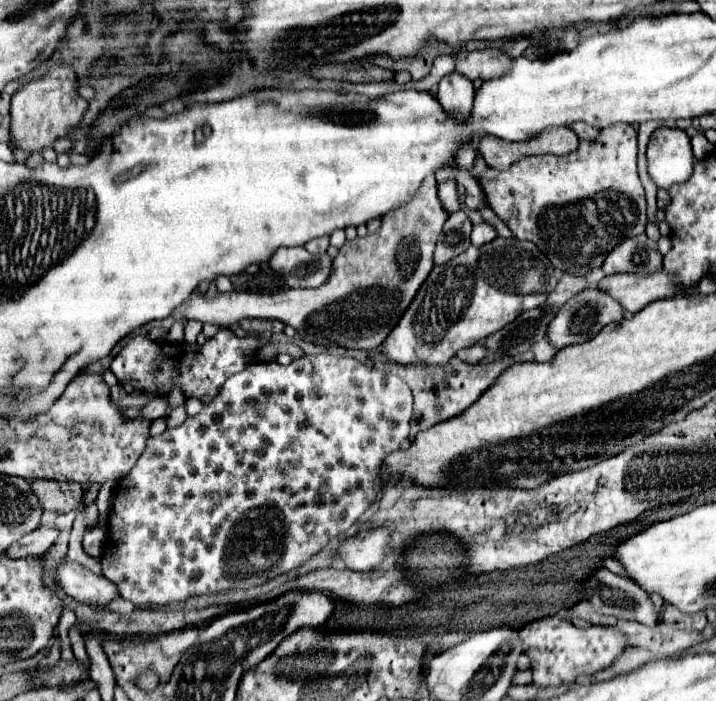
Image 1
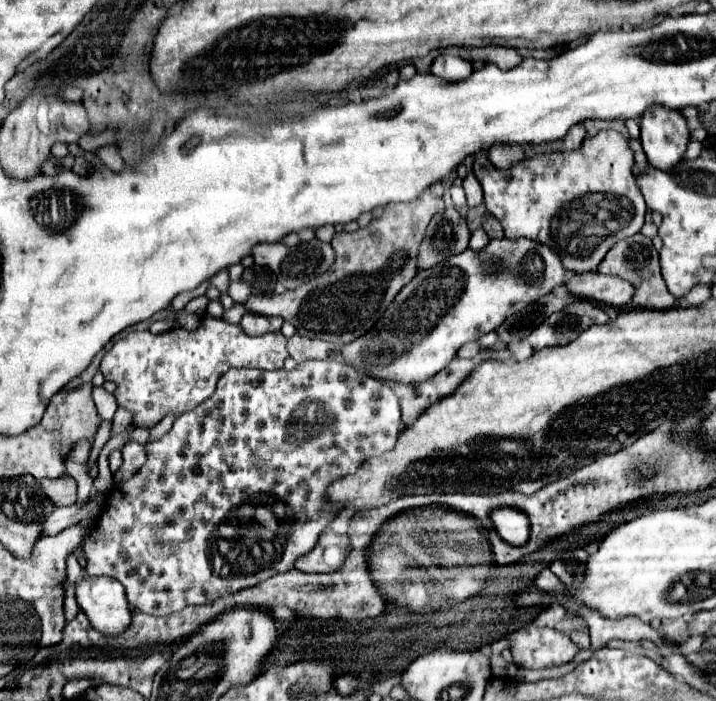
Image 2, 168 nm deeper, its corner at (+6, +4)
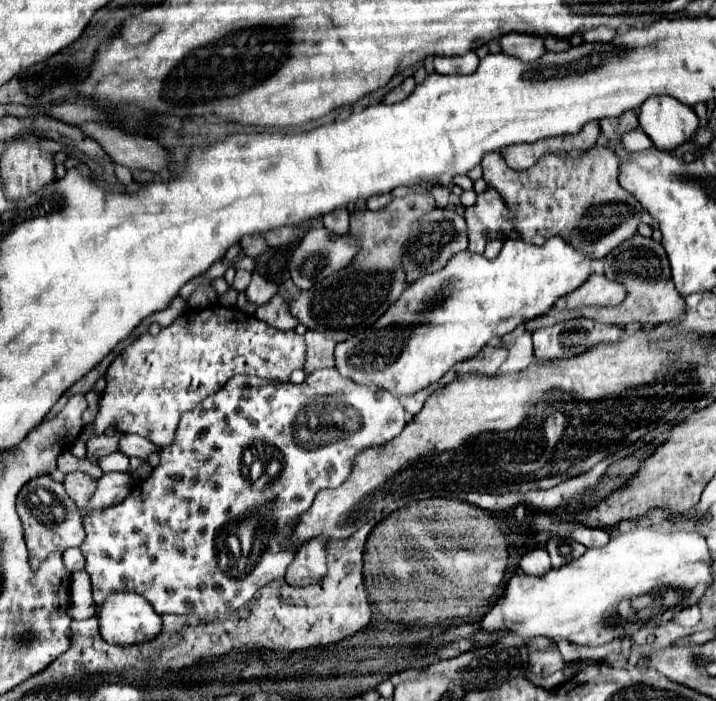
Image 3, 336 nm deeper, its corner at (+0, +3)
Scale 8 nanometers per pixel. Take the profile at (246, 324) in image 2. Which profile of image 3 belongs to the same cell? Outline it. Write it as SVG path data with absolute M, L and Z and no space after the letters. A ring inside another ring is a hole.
M280 294L272 296L266 304L262 304L256 310L256 318L264 320L266 324L272 324L274 328L282 328L282 330L294 330L298 326L296 316L290 314L290 306Z

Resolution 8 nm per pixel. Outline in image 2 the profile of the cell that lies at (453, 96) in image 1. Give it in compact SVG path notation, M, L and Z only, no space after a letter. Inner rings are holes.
M438 55L432 63L432 75L440 77L440 79L446 79L450 83L456 83L456 81L462 81L466 79L470 73L472 73L472 65L470 61L462 59L462 57L456 57L456 55Z

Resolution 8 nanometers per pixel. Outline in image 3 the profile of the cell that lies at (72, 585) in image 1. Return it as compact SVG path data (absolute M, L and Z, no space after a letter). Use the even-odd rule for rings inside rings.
M120 592L120 594L108 596L106 604L102 604L102 608L100 608L98 620L100 620L102 638L106 642L118 644L118 646L132 646L132 644L150 642L162 632L162 618L154 612L152 604L148 600L144 600L142 596L130 594L130 592Z

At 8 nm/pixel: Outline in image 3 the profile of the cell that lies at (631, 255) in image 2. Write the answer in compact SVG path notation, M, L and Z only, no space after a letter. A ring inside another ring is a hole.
M634 234L630 240L620 244L616 250L612 250L604 258L606 276L610 280L616 280L620 284L626 284L626 300L616 308L580 308L578 318L592 318L596 322L608 322L608 324L630 324L630 322L642 322L642 324L674 324L686 310L686 300L680 296L672 282L670 262L666 256L666 250L660 242L654 242L652 238L644 238L640 234Z

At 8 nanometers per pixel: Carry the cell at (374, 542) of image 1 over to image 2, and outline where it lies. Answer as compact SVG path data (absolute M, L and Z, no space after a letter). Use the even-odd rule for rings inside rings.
M326 529L320 535L316 547L308 555L298 559L294 567L310 573L332 573L344 565L348 551L350 551L350 537Z

